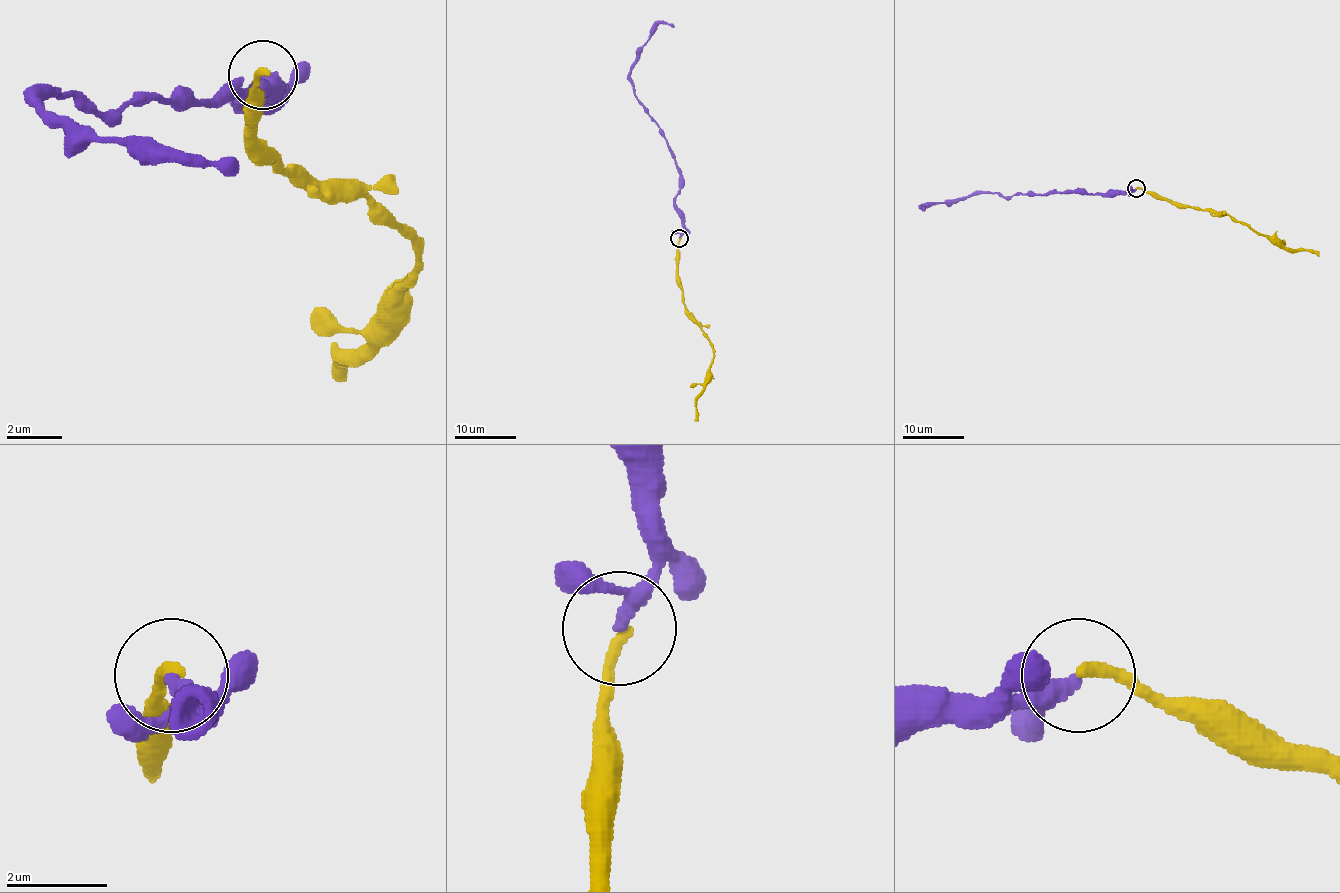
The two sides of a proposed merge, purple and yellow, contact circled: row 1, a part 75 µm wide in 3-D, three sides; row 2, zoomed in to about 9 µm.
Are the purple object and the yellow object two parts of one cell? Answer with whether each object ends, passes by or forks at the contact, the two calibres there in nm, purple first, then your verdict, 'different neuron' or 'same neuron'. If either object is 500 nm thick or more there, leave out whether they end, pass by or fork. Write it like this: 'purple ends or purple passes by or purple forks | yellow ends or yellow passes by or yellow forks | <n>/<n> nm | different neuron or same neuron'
purple passes by | yellow ends | 240/240 nm | same neuron

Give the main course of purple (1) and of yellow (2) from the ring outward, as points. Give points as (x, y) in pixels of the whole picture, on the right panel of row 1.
1: (1135, 188), (1100, 194), (968, 194), (927, 202), (920, 206), (925, 209)
2: (1135, 188), (1154, 191), (1172, 202), (1224, 212), (1261, 234), (1277, 237), (1287, 248), (1314, 251), (1318, 255)

